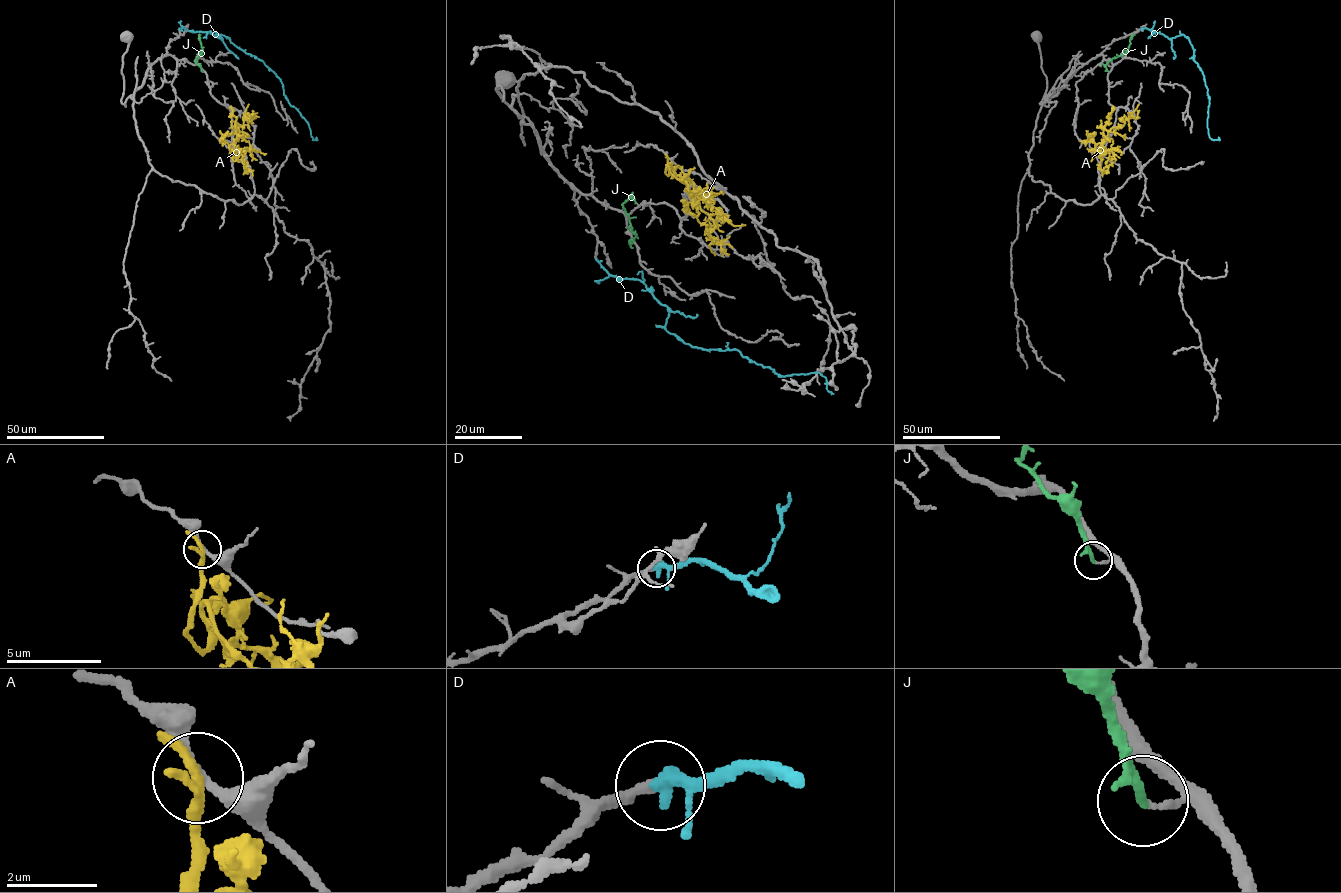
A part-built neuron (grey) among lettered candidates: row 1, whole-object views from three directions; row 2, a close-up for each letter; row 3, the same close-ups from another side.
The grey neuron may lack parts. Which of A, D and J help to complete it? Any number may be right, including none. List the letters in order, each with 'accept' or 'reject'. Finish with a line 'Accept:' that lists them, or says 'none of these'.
A: reject
D: accept
J: reject
Accept: D

